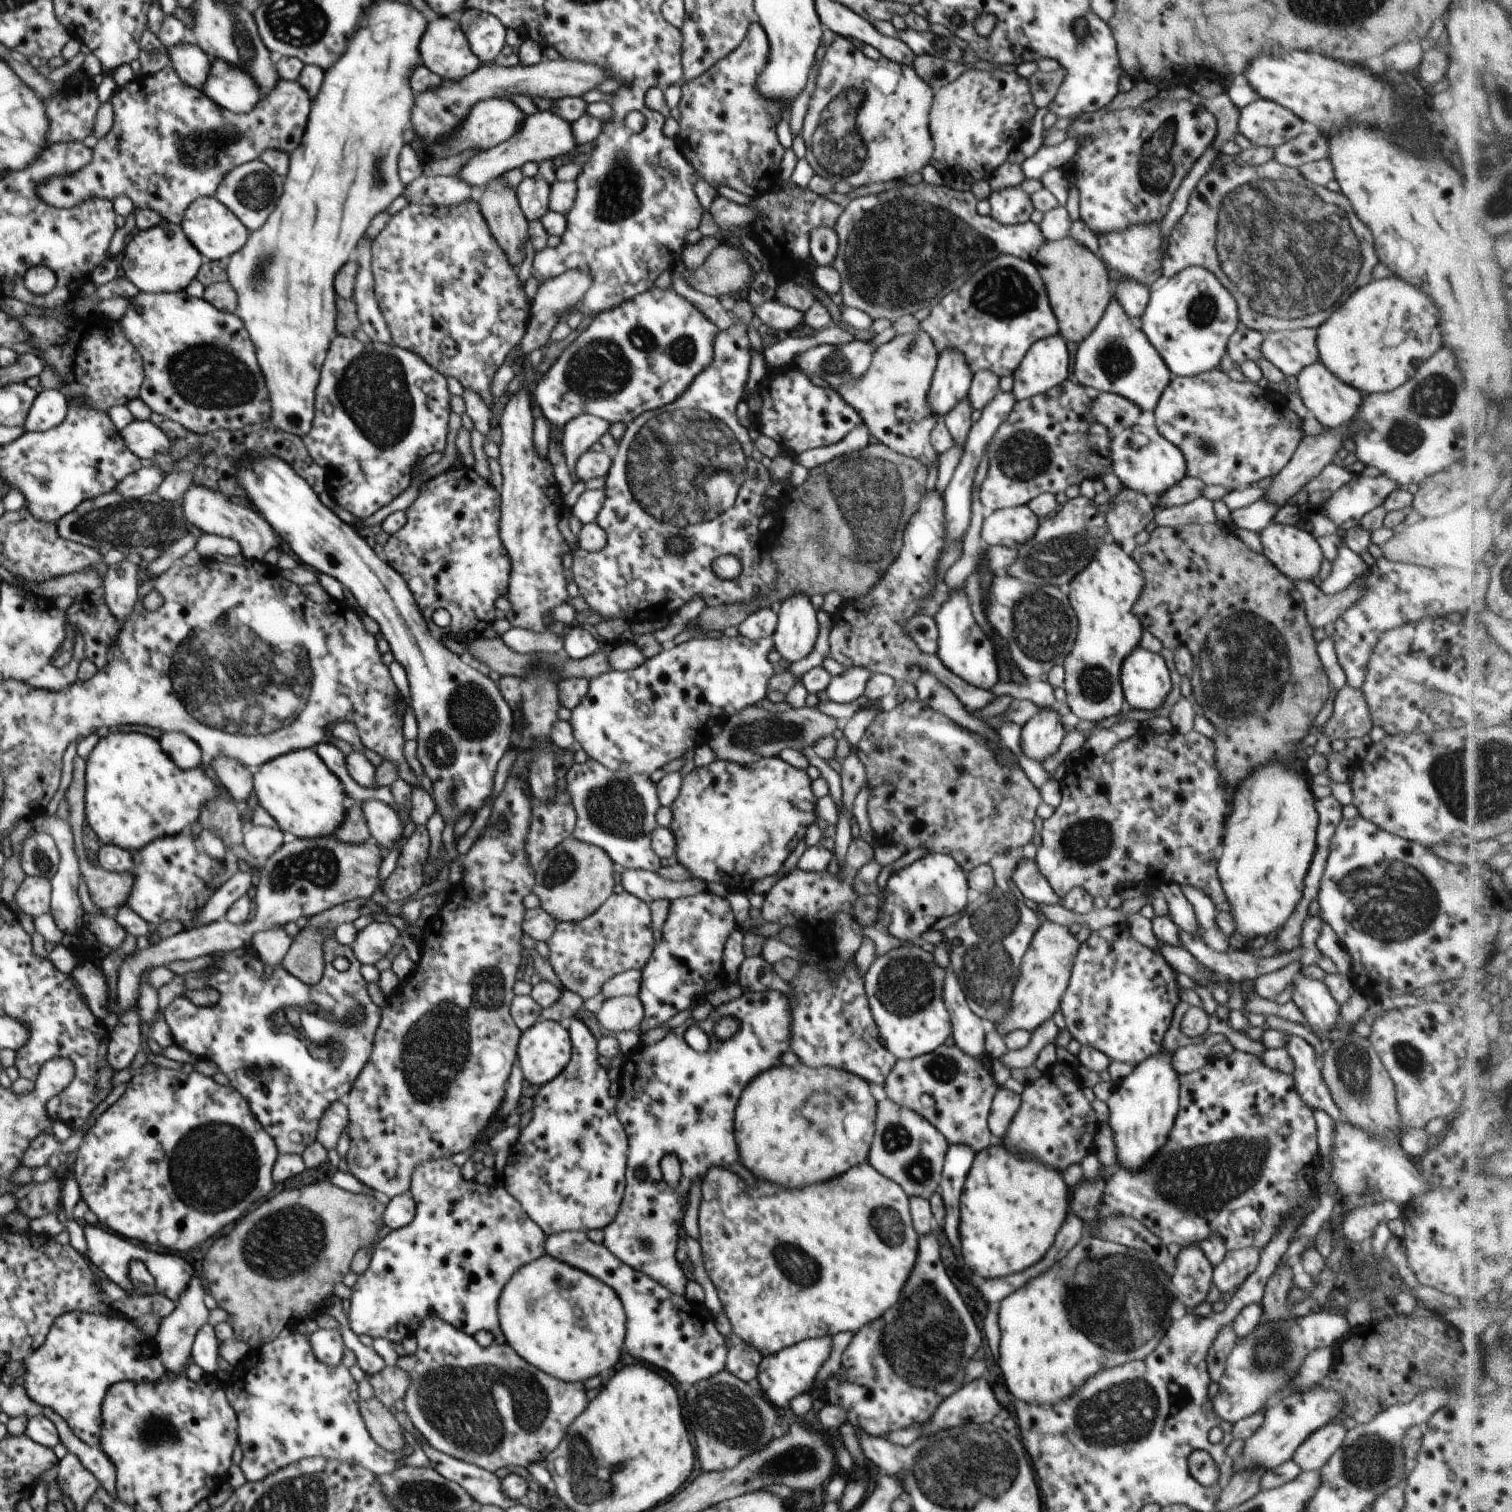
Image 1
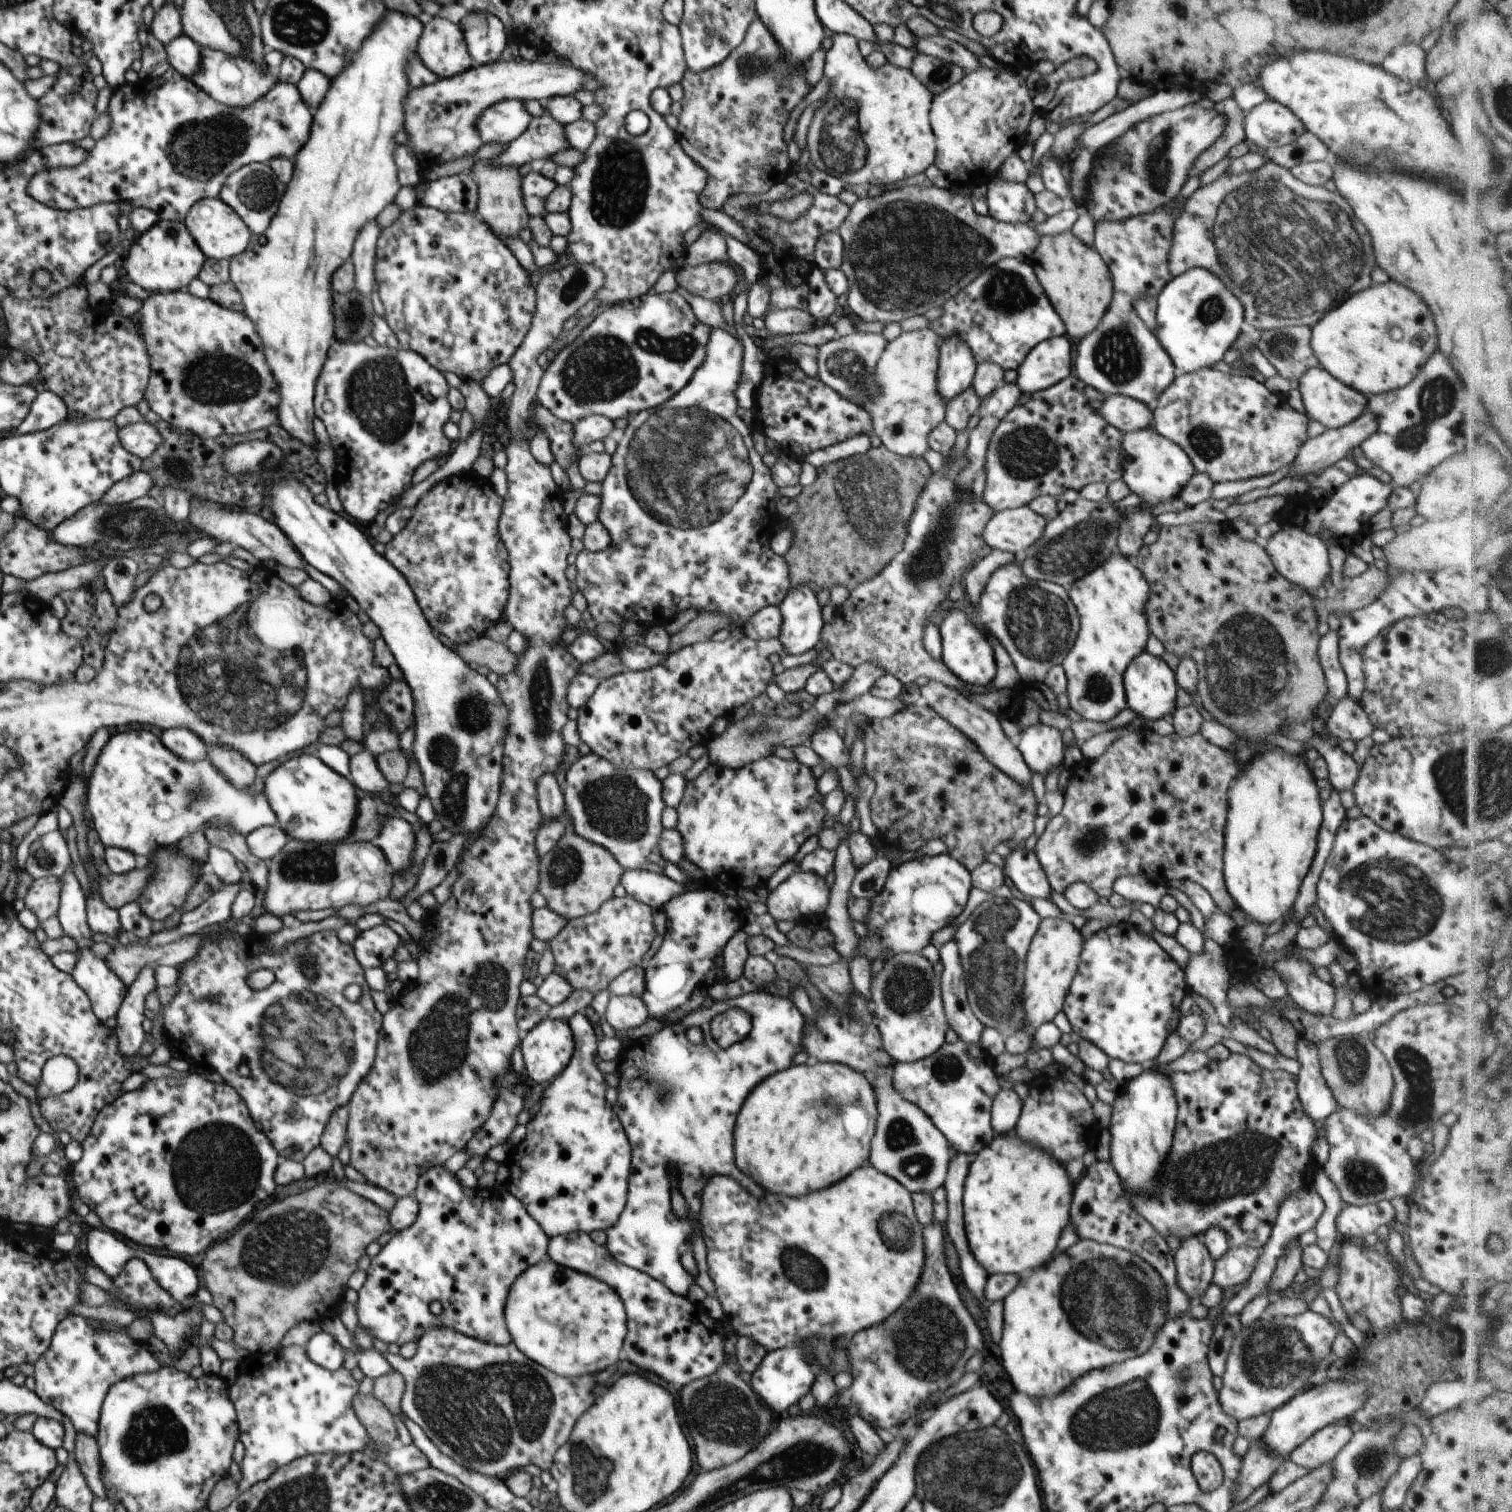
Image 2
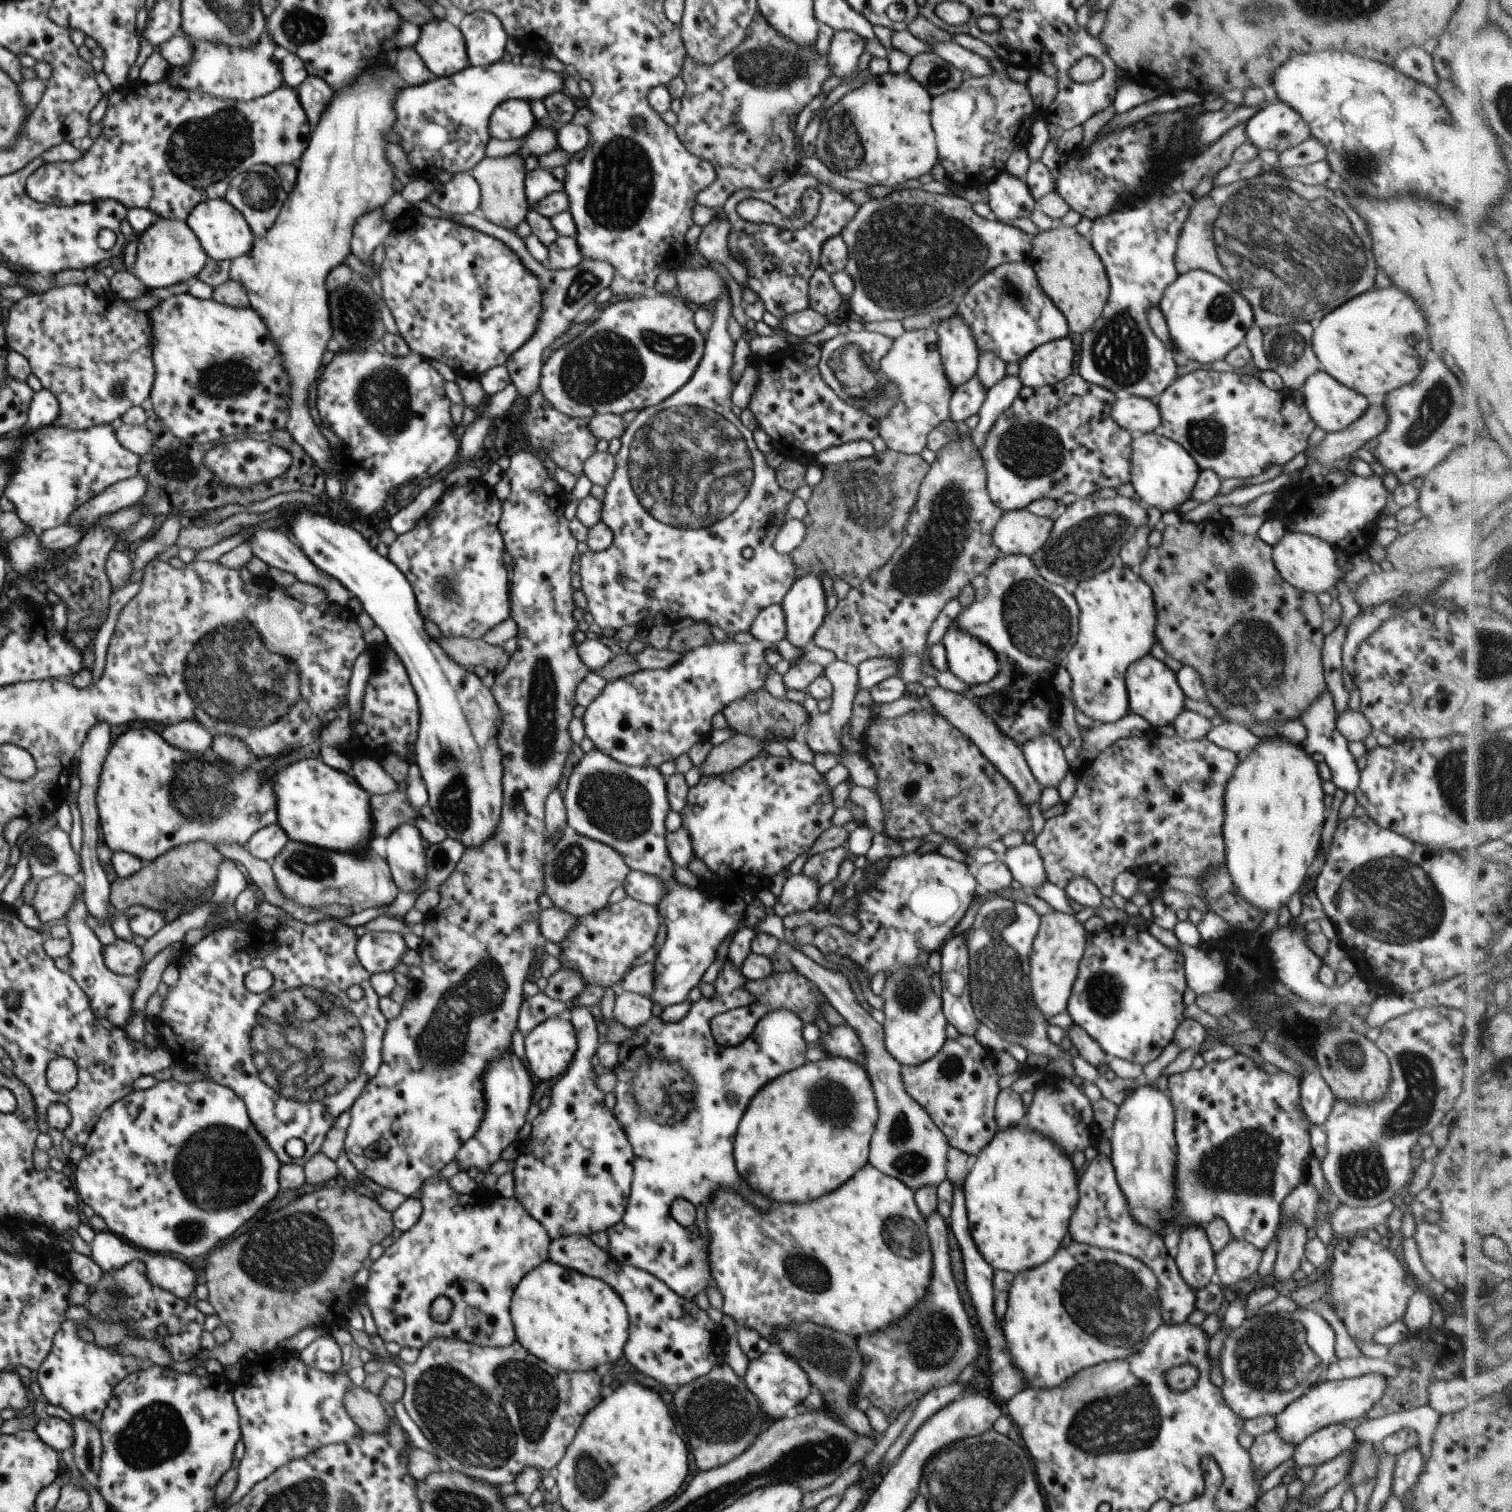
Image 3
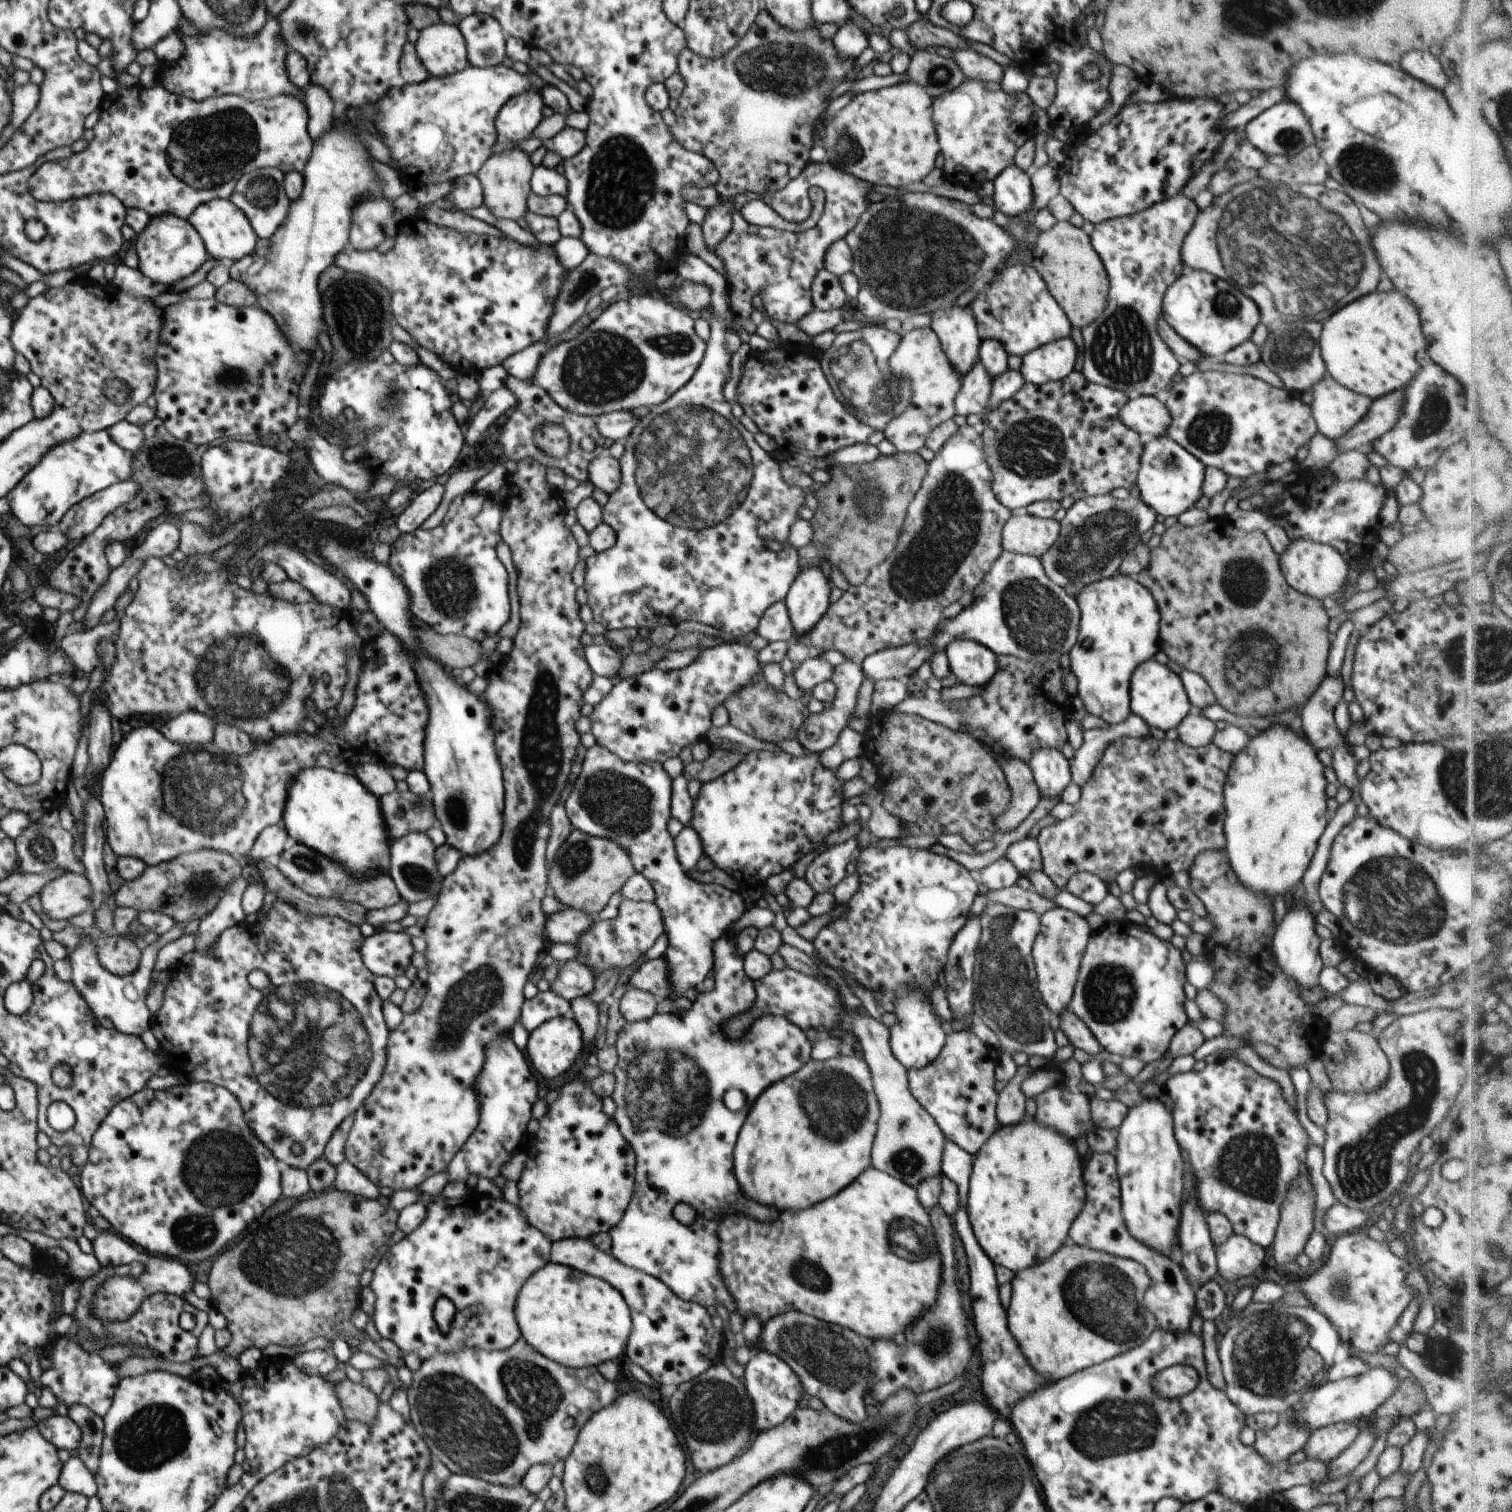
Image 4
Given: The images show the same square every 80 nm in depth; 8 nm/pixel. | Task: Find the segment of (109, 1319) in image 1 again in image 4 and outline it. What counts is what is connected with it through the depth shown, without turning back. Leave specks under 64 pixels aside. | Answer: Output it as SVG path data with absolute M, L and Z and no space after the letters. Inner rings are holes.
M75 1334L58 1335L58 1342L54 1346L54 1353L50 1354L52 1366L42 1372L43 1388L50 1389L56 1400L68 1406L86 1406L96 1416L103 1418L113 1405L113 1398L116 1396L117 1387L121 1379L118 1377L118 1364L106 1362L95 1352L86 1352L81 1346Z

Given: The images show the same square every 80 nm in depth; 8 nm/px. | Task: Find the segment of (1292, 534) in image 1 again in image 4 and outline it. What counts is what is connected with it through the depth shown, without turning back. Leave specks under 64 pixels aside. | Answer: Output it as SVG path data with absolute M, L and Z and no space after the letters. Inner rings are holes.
M1307 539L1292 541L1286 551L1279 556L1280 570L1286 583L1301 594L1323 601L1335 598L1348 579L1348 562L1332 547Z

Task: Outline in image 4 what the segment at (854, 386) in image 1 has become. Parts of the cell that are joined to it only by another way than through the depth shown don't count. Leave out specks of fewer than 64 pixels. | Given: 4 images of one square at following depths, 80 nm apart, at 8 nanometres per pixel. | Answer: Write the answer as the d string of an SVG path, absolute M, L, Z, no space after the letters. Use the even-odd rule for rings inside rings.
M931 327L902 334L898 349L888 358L888 366L890 373L896 378L908 378L911 381L912 396L904 413L886 424L884 438L899 452L918 453L918 450L925 446L927 435L956 415L954 398L962 389L963 376L946 358L938 336Z

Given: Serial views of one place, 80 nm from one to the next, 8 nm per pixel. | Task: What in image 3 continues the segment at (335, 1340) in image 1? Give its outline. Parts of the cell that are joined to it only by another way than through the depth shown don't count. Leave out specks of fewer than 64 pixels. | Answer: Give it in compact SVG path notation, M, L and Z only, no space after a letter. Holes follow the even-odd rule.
M318 1338L298 1354L306 1366L334 1374L346 1361L346 1350L329 1338Z

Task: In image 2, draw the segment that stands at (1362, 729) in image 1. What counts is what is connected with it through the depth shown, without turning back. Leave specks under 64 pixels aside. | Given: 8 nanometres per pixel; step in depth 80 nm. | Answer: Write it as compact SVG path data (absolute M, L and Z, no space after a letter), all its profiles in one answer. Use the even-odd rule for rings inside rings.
M1348 695L1334 702L1333 711L1325 722L1325 728L1338 740L1353 740L1355 743L1370 736L1375 729L1360 702Z

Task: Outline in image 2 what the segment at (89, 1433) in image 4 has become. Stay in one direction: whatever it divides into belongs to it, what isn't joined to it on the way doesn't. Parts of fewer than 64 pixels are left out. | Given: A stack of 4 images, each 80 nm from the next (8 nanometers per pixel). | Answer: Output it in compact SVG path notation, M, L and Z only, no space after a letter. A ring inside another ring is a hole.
M78 1433L75 1437L74 1458L79 1471L84 1475L87 1485L98 1498L106 1499L105 1486L103 1485L101 1466L99 1465L100 1453L97 1439L86 1433Z

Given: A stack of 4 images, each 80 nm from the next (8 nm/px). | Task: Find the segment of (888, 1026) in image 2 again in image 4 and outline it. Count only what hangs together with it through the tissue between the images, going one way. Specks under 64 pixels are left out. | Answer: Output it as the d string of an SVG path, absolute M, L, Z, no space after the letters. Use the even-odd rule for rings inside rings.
M906 984L906 992L898 992L888 1002L888 1009L898 1018L898 1022L889 1028L889 1044L894 1057L907 1070L924 1068L934 1062L945 1046L948 1030L934 1012L930 998L920 988L916 988L916 984Z

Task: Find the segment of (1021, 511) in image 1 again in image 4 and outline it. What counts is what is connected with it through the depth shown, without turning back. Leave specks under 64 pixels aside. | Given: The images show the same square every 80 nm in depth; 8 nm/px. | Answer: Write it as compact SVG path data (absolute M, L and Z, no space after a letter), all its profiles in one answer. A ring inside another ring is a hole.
M1030 514L1012 516L1002 532L1004 551L1031 555L1040 559L1059 540L1061 524L1054 519L1040 519Z

